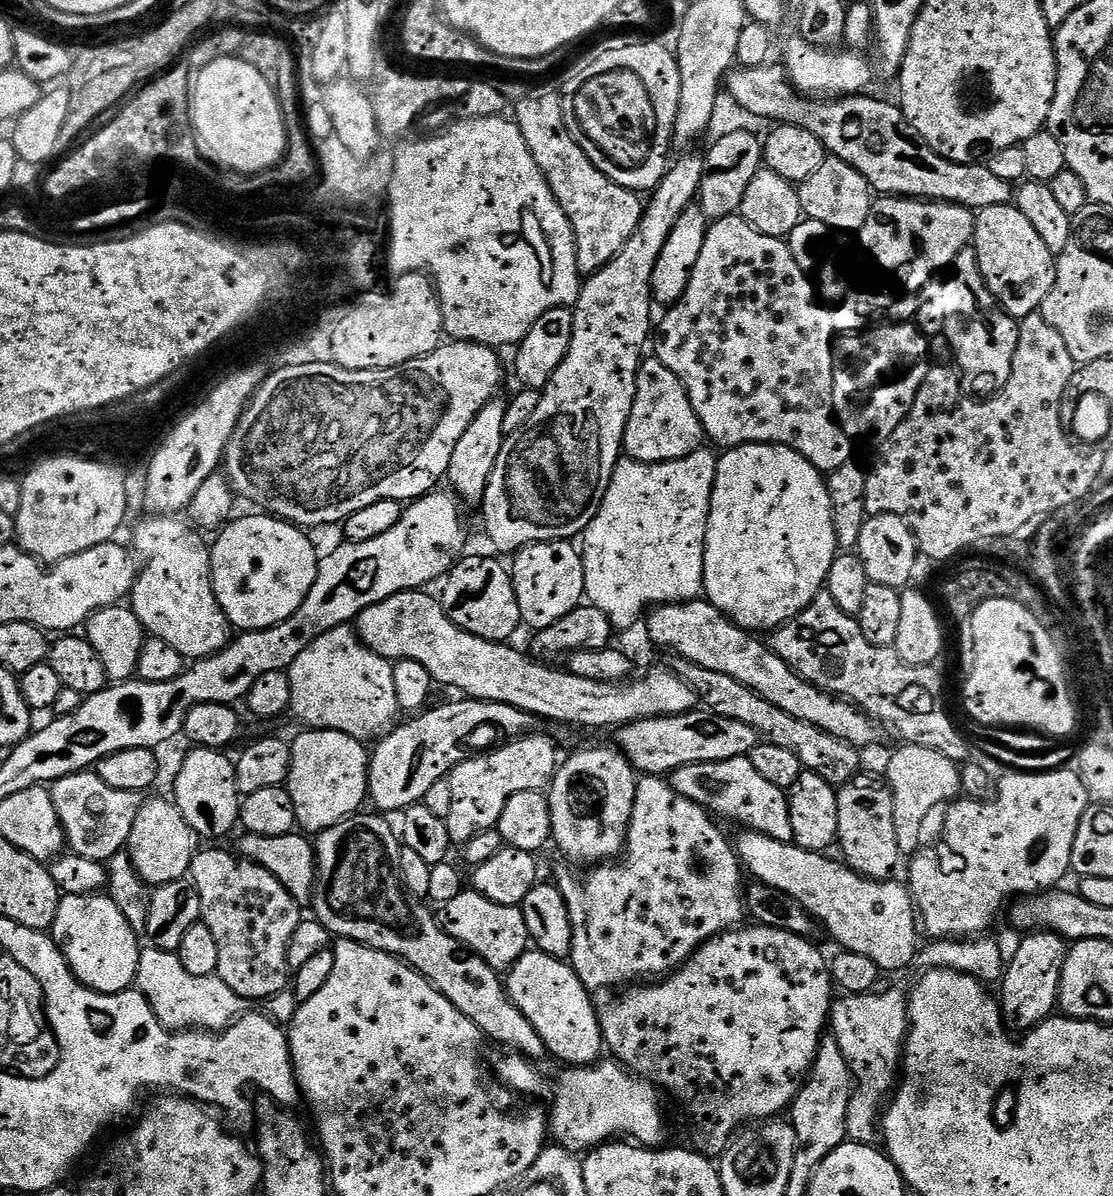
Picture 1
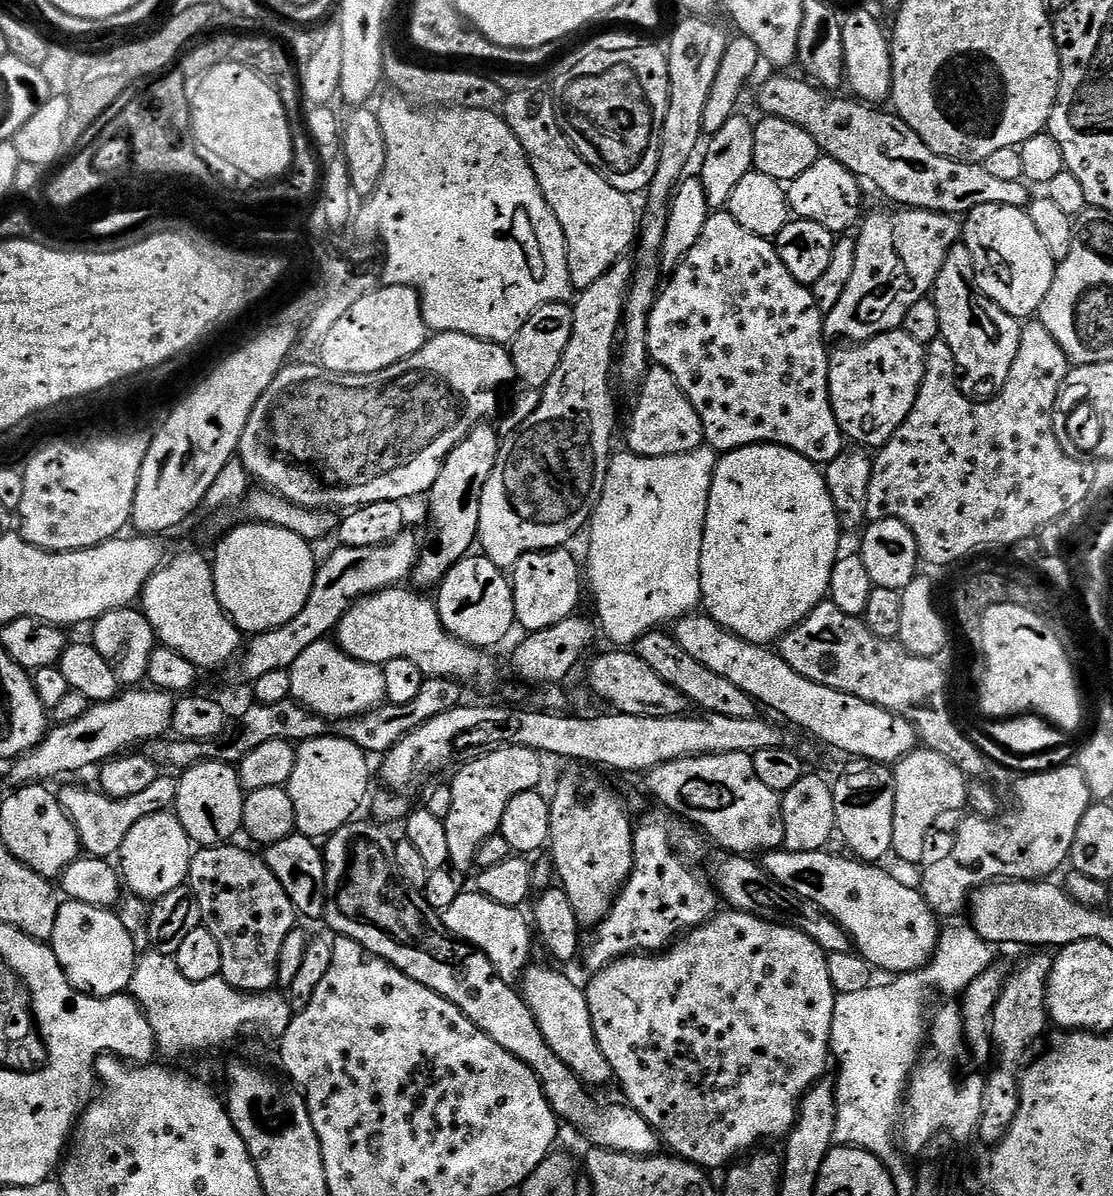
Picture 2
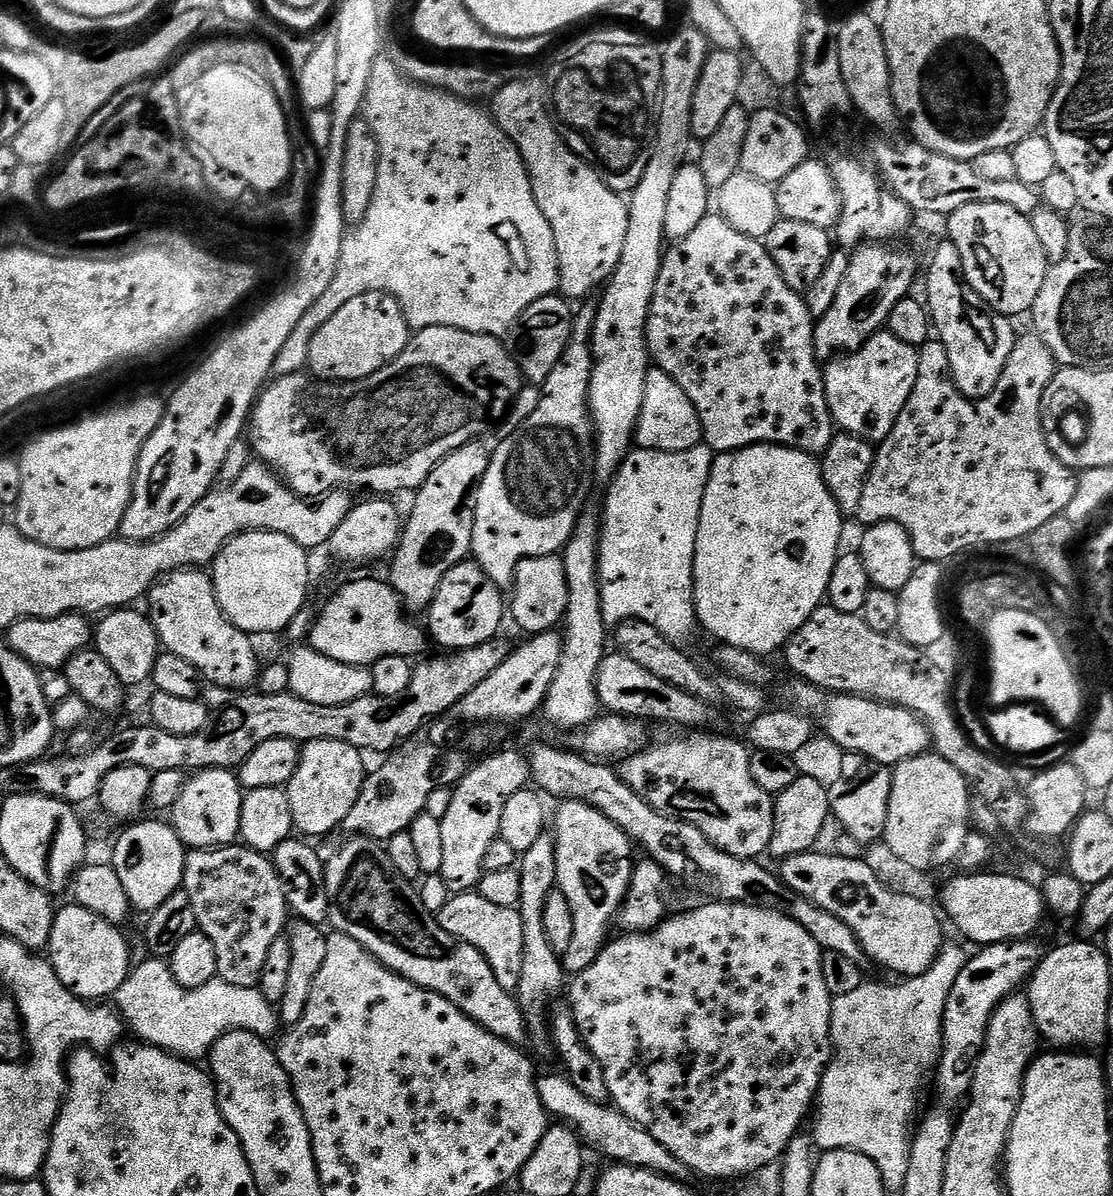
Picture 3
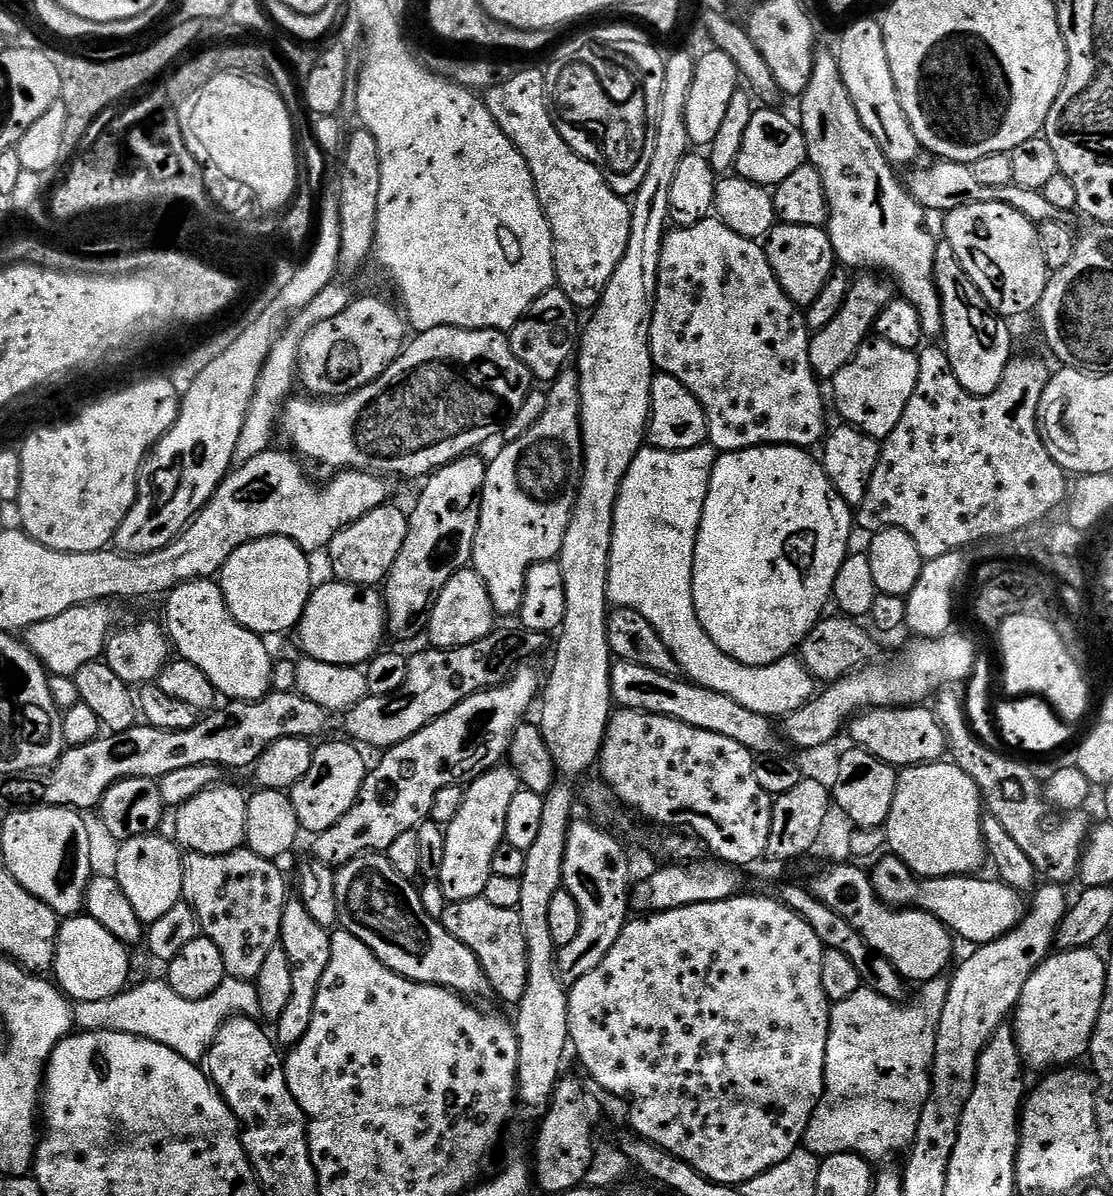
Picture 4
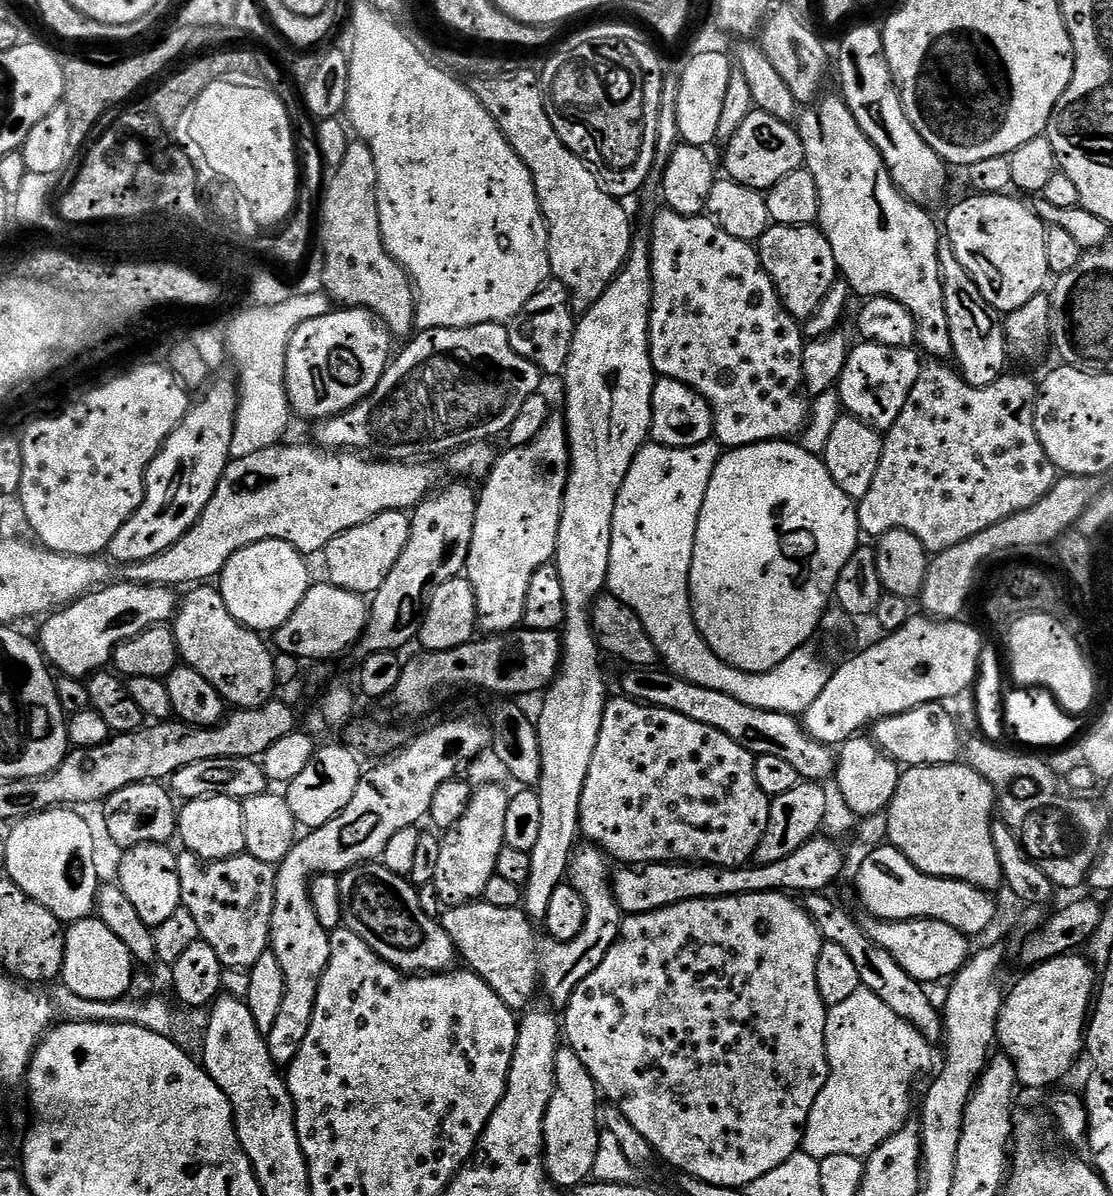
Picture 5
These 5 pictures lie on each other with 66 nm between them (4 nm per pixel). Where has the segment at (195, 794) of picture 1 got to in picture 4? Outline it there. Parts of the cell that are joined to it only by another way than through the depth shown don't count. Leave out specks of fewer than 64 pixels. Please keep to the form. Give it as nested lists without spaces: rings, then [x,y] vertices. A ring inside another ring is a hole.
[[[227,782],[208,788],[202,794],[190,798],[181,808],[175,809],[176,833],[174,839],[181,849],[207,856],[230,854],[245,843],[246,810],[248,796]]]

